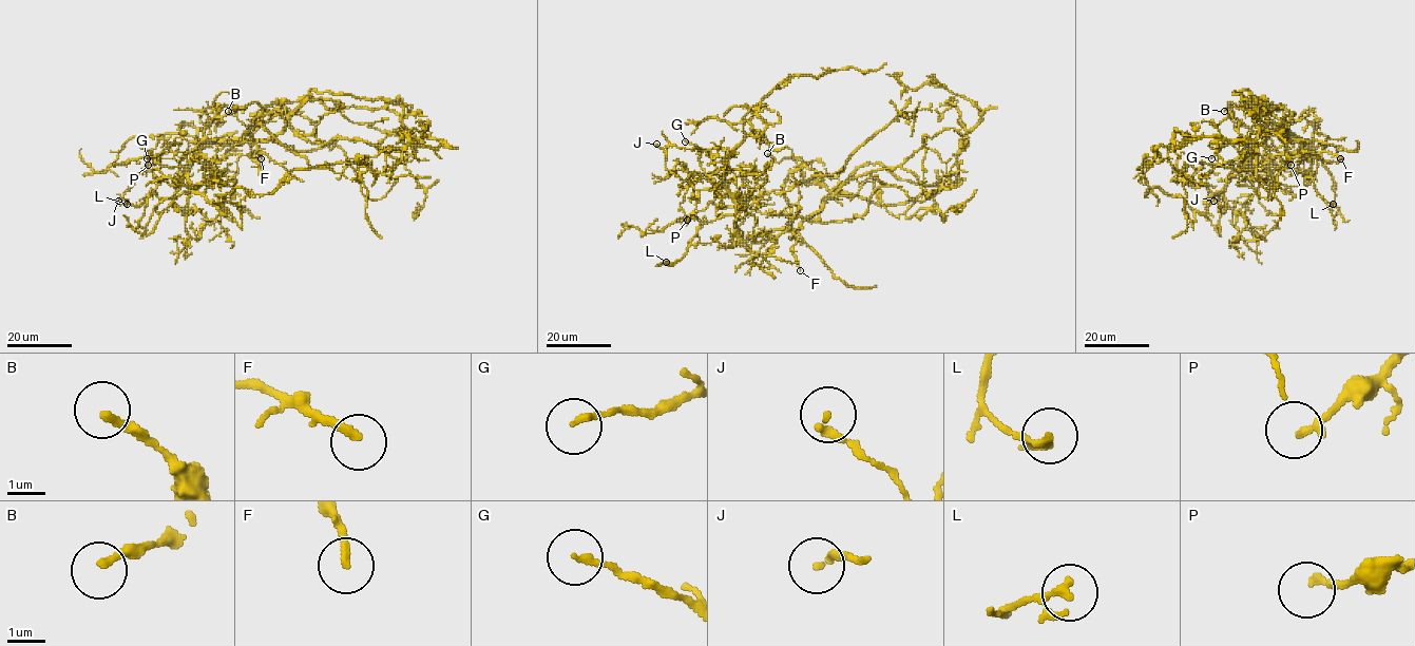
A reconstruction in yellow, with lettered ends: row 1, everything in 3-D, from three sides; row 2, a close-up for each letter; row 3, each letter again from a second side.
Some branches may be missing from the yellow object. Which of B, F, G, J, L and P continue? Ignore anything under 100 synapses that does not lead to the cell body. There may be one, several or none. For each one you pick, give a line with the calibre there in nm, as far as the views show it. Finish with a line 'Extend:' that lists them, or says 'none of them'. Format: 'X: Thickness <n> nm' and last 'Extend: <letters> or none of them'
Extend: none of them

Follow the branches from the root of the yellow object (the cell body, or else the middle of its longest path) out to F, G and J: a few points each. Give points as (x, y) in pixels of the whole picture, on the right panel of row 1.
F: (1286, 137), (1301, 140), (1304, 151), (1326, 151), (1340, 158)
G: (1286, 137), (1311, 144), (1260, 160), (1253, 152), (1242, 152), (1245, 143), (1227, 143), (1211, 158)
J: (1286, 137), (1311, 144), (1239, 170), (1259, 197), (1254, 194), (1245, 207), (1213, 201)

